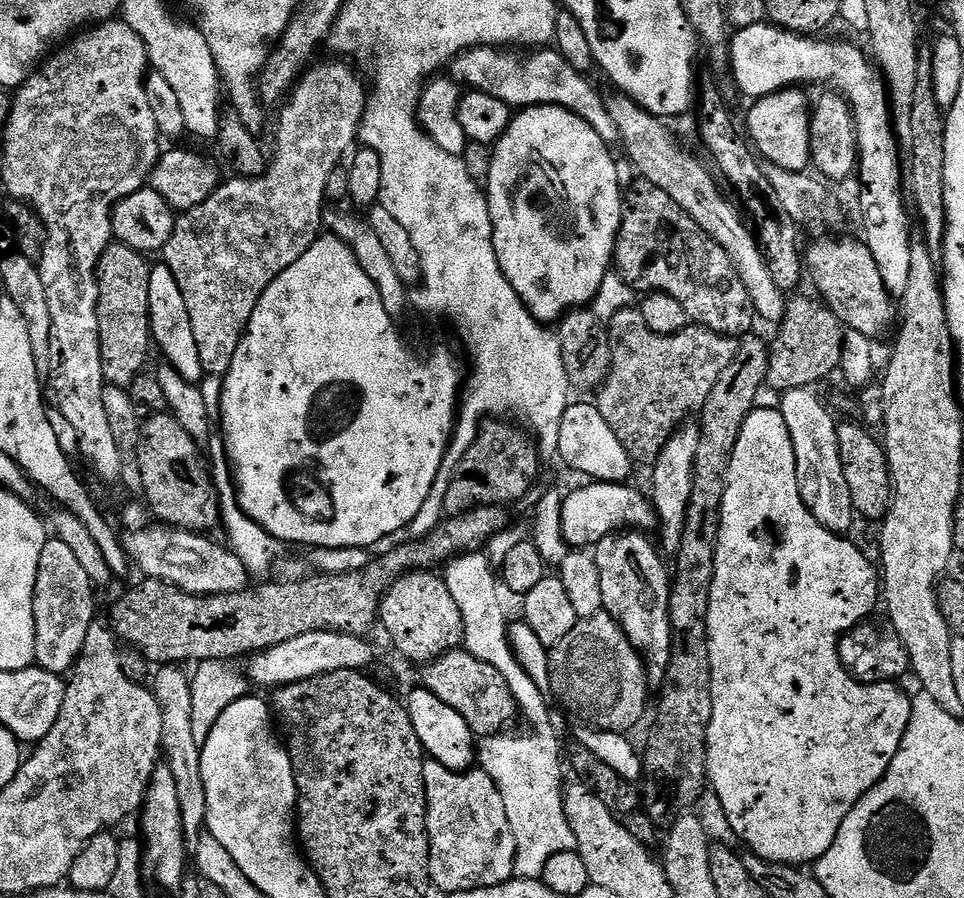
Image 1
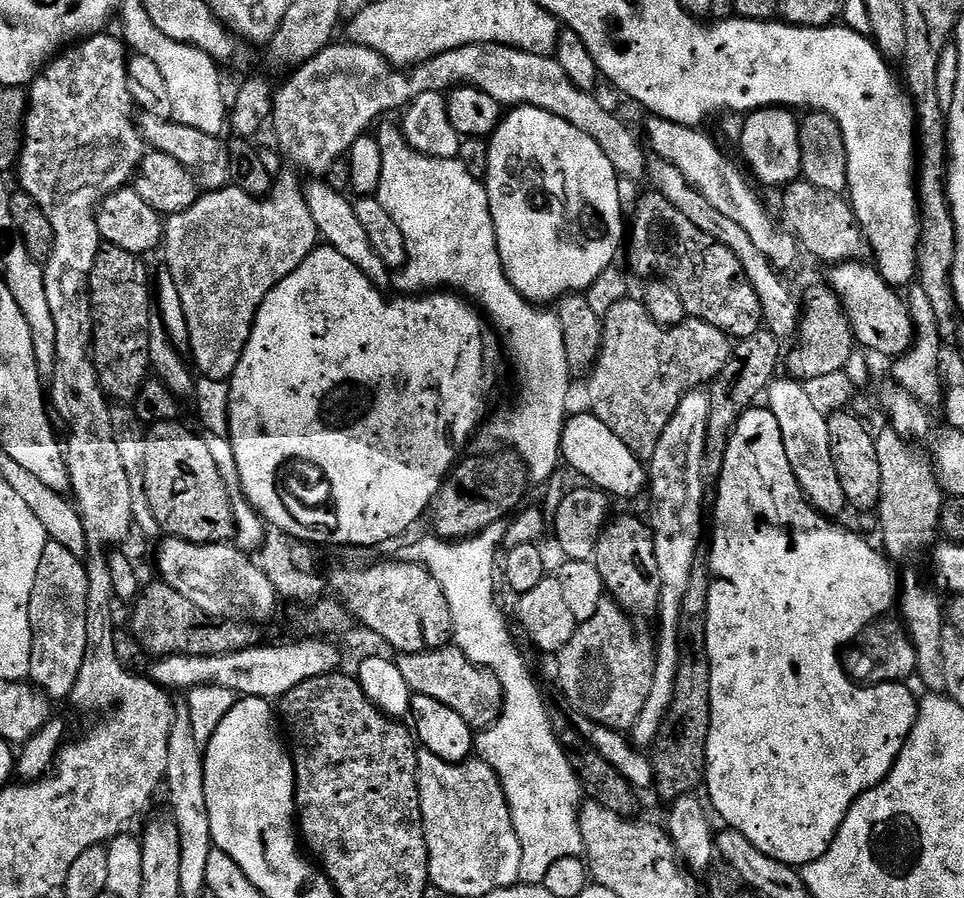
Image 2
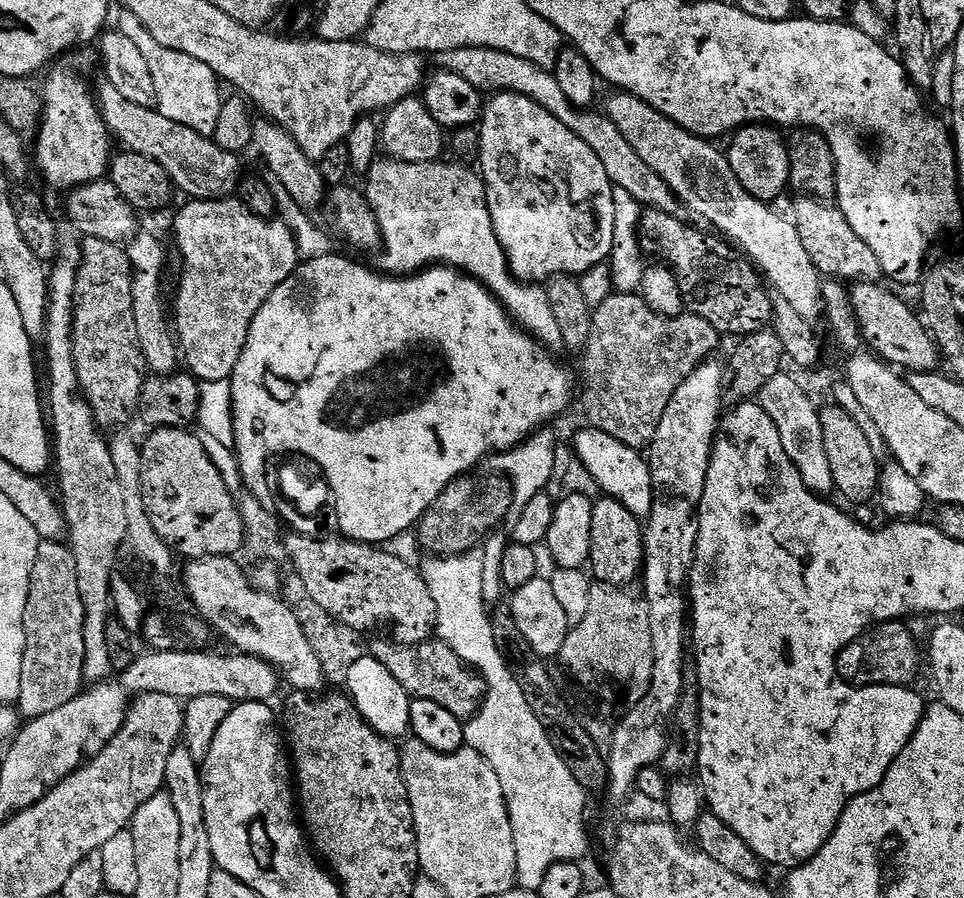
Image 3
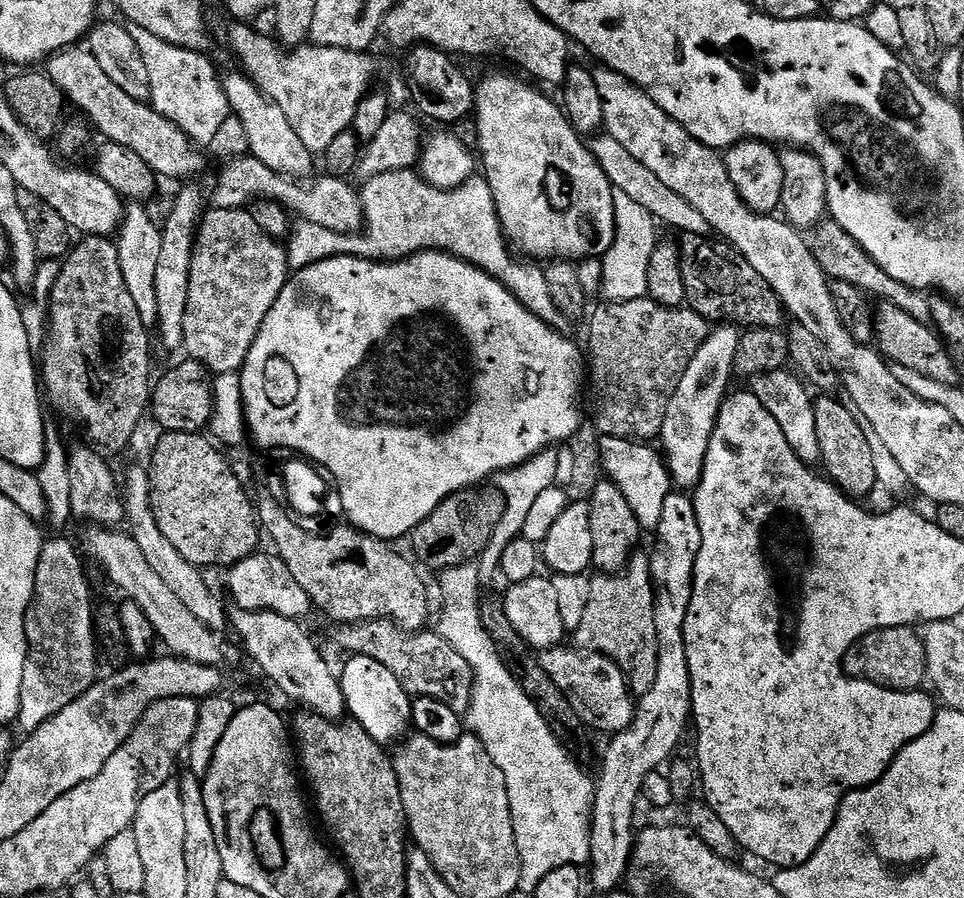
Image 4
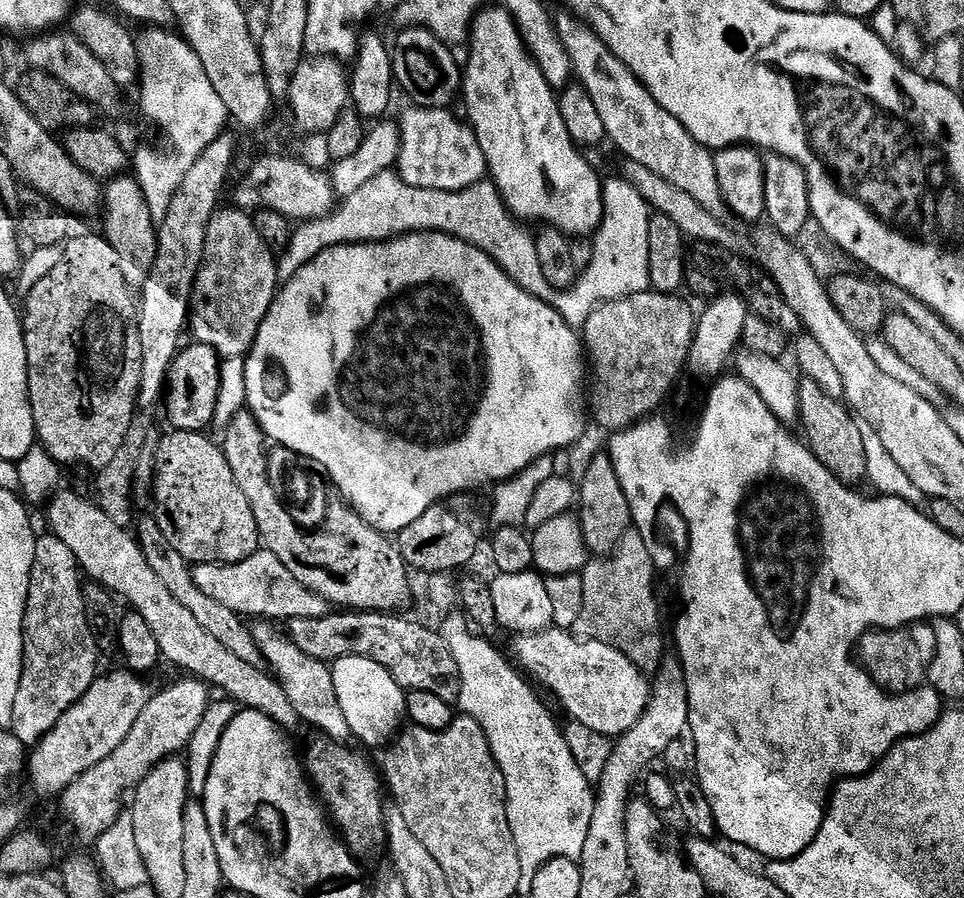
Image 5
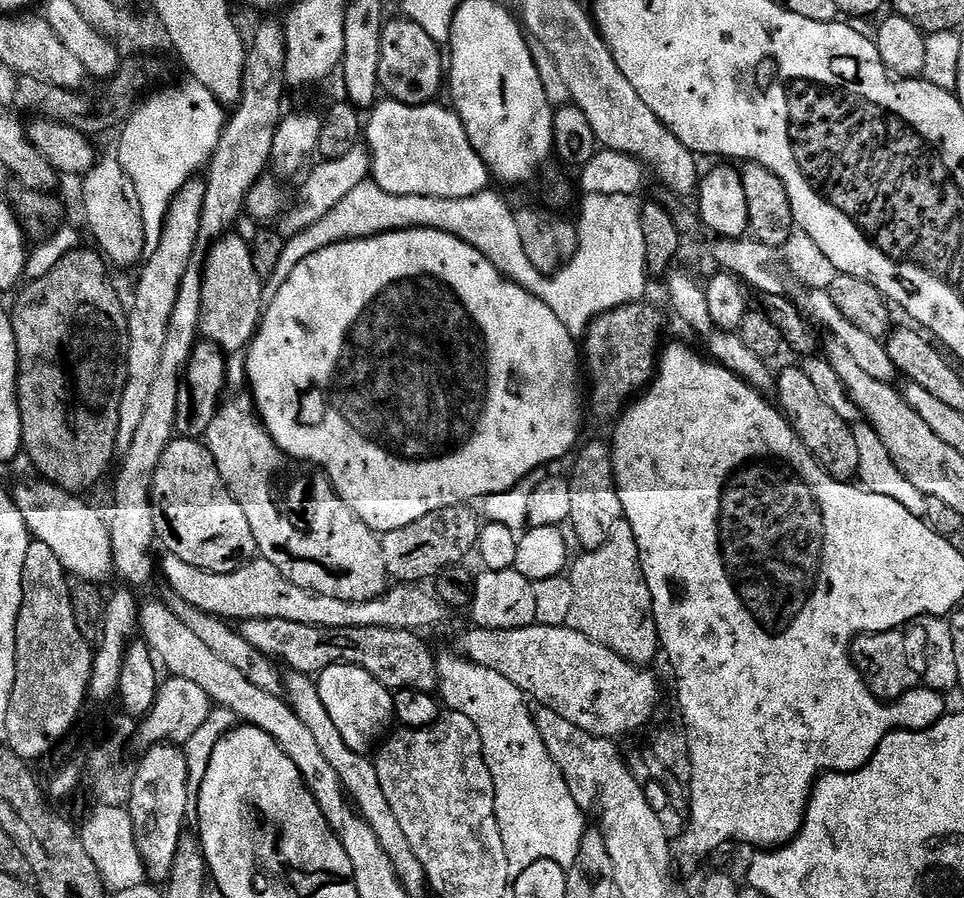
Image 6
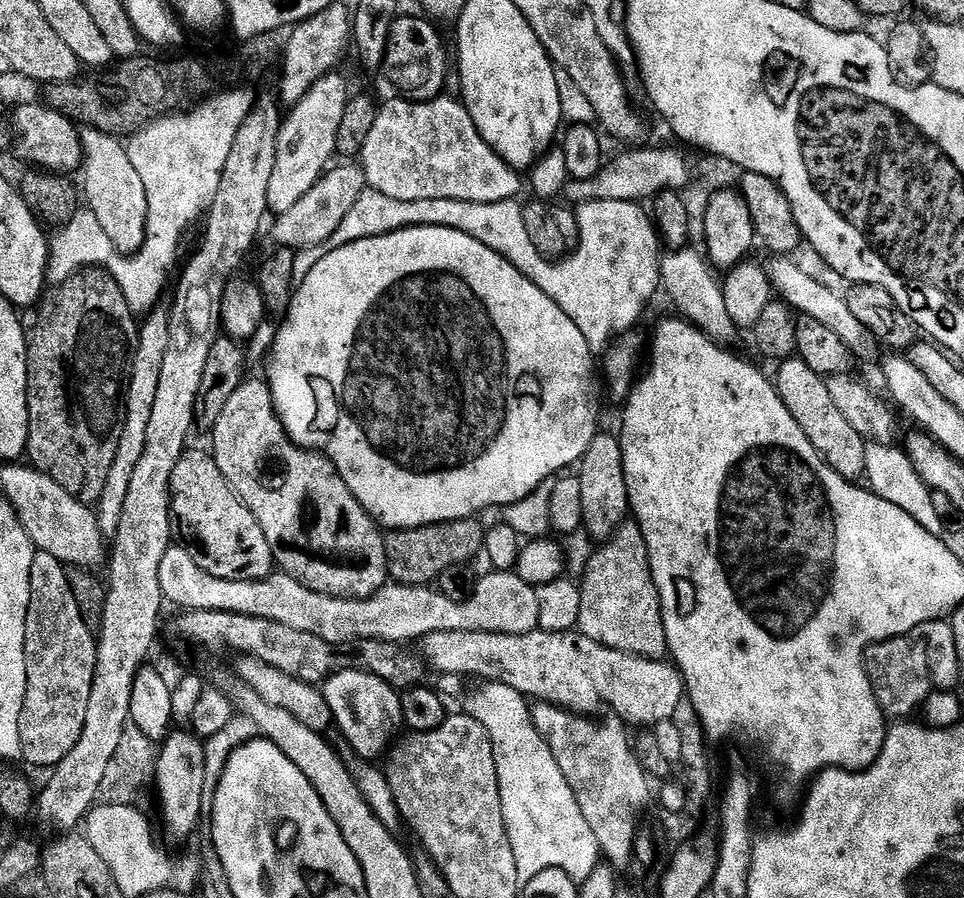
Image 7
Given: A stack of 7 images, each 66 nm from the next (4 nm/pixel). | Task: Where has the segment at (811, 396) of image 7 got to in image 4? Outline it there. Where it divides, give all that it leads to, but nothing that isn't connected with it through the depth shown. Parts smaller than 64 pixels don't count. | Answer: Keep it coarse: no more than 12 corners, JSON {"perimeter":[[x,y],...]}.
{"perimeter":[[824,394],[814,423],[827,479],[860,502],[877,491],[873,441]]}

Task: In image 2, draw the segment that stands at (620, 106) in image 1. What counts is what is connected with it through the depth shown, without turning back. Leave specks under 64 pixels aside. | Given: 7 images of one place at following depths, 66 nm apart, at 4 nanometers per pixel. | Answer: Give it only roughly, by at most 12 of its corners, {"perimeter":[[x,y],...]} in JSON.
{"perimeter":[[670,162],[646,176],[698,230],[736,255],[781,342],[800,330],[801,301],[754,246]]}

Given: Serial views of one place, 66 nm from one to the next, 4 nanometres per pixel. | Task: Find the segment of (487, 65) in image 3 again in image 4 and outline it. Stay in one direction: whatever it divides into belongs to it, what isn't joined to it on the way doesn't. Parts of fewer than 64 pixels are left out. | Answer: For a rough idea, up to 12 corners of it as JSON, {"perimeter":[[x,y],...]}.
{"perimeter":[[607,134],[590,147],[613,189],[656,222],[709,235],[706,218]]}

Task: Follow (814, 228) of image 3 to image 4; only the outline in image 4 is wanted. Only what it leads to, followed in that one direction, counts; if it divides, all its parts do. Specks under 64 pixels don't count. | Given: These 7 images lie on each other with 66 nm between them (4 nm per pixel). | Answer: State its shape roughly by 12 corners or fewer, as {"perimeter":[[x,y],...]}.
{"perimeter":[[821,223],[812,253],[829,281],[931,325],[929,297],[890,278],[840,226]]}

